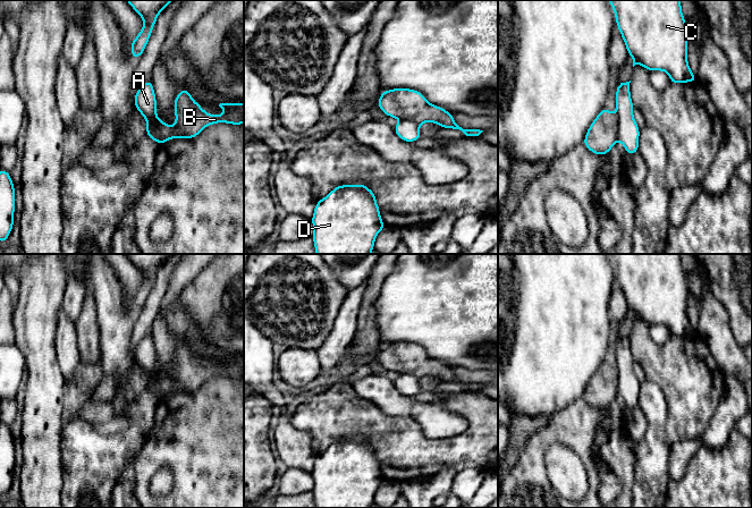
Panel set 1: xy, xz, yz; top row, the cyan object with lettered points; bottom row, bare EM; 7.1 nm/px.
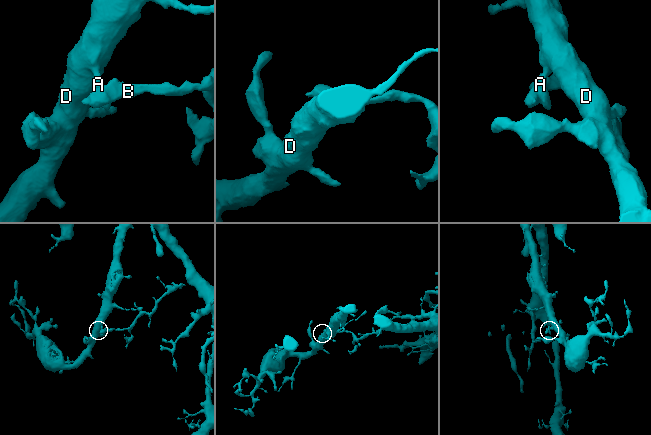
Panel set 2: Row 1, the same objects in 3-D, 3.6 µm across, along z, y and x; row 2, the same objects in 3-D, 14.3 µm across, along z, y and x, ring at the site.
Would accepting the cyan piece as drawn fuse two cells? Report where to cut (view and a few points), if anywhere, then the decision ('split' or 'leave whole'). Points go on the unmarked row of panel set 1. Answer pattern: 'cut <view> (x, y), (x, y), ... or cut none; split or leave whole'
cut xy (155, 369), (159, 389), (165, 395); split

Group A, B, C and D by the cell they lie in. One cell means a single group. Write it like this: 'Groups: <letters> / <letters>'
Groups: A C D / B

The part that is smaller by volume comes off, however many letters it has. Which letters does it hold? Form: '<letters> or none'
B

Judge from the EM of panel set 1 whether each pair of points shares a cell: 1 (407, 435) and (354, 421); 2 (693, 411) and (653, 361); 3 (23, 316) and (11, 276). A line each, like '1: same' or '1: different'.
1: same
2: same
3: different

